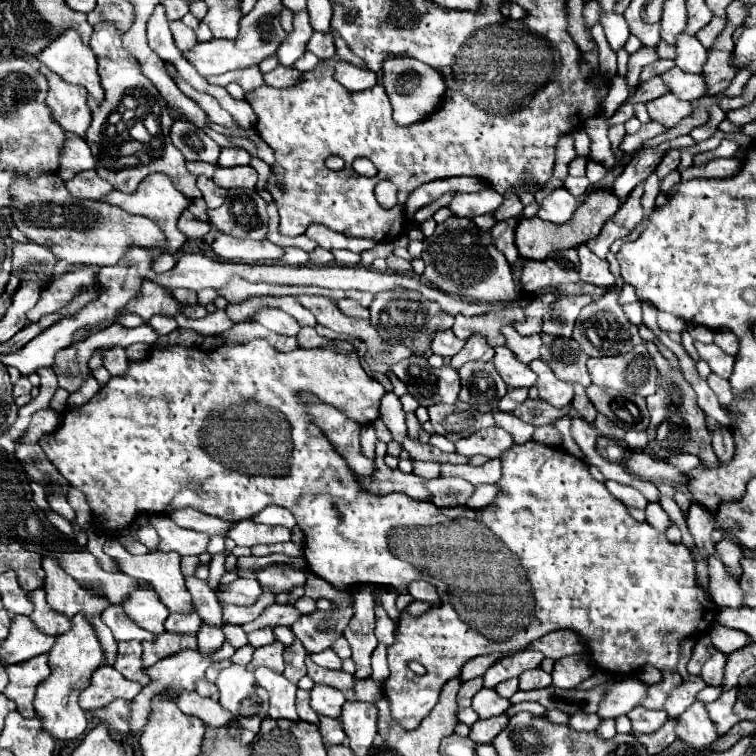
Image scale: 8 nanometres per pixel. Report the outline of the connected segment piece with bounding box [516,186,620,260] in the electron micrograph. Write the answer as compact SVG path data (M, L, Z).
M602 186L598 190L594 190L588 198L584 200L584 204L580 204L580 210L576 210L576 214L572 216L572 222L566 222L564 226L552 226L550 222L540 220L538 216L534 218L522 218L516 226L516 248L520 252L522 260L546 260L550 256L550 252L564 252L568 248L576 248L588 242L590 238L596 238L600 234L600 228L604 226L606 220L610 220L612 216L620 208L620 202L616 202L616 198L612 198L612 194L608 194L610 186Z

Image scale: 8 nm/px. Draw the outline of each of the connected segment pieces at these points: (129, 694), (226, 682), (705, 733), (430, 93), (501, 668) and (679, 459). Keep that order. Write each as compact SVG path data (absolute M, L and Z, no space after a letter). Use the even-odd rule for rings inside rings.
M100 666L92 674L90 686L84 690L84 694L80 694L80 706L84 706L84 710L98 710L108 706L116 698L132 700L140 690L140 682L124 678L112 666Z
M230 664L228 668L224 668L220 672L216 686L218 686L218 692L220 692L222 708L230 710L242 728L258 732L260 722L268 716L268 692L256 682L254 674L242 664Z
M698 700L680 716L680 726L676 730L678 738L690 746L696 746L696 750L706 750L722 736L716 724L710 720L706 706Z
M390 58L388 62L384 62L382 82L384 82L386 94L392 102L392 108L394 108L394 120L402 126L428 118L434 112L434 108L440 104L440 100L446 92L444 76L438 70L434 70L432 66L428 66L416 58Z
M530 650L524 652L516 652L512 656L500 658L496 660L484 674L484 686L486 688L494 688L496 684L510 680L510 678L518 678L524 670L532 670L538 668L540 662L544 658L540 658L540 654L532 654Z
M676 454L676 456L670 456L668 462L674 464L680 472L688 474L690 470L694 470L700 464L700 458L698 456L692 456L692 454Z

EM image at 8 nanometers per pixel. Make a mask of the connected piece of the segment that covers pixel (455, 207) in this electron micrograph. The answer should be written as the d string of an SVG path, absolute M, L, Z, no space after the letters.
M488 188L484 192L457 193L448 207L458 217L474 218L478 214L494 212L502 202L504 198Z

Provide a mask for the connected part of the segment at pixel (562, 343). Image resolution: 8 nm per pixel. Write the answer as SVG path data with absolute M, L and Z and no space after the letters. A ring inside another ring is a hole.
M542 334L542 360L552 368L558 380L578 382L582 386L590 384L590 376L586 370L588 354L580 350L574 338Z

